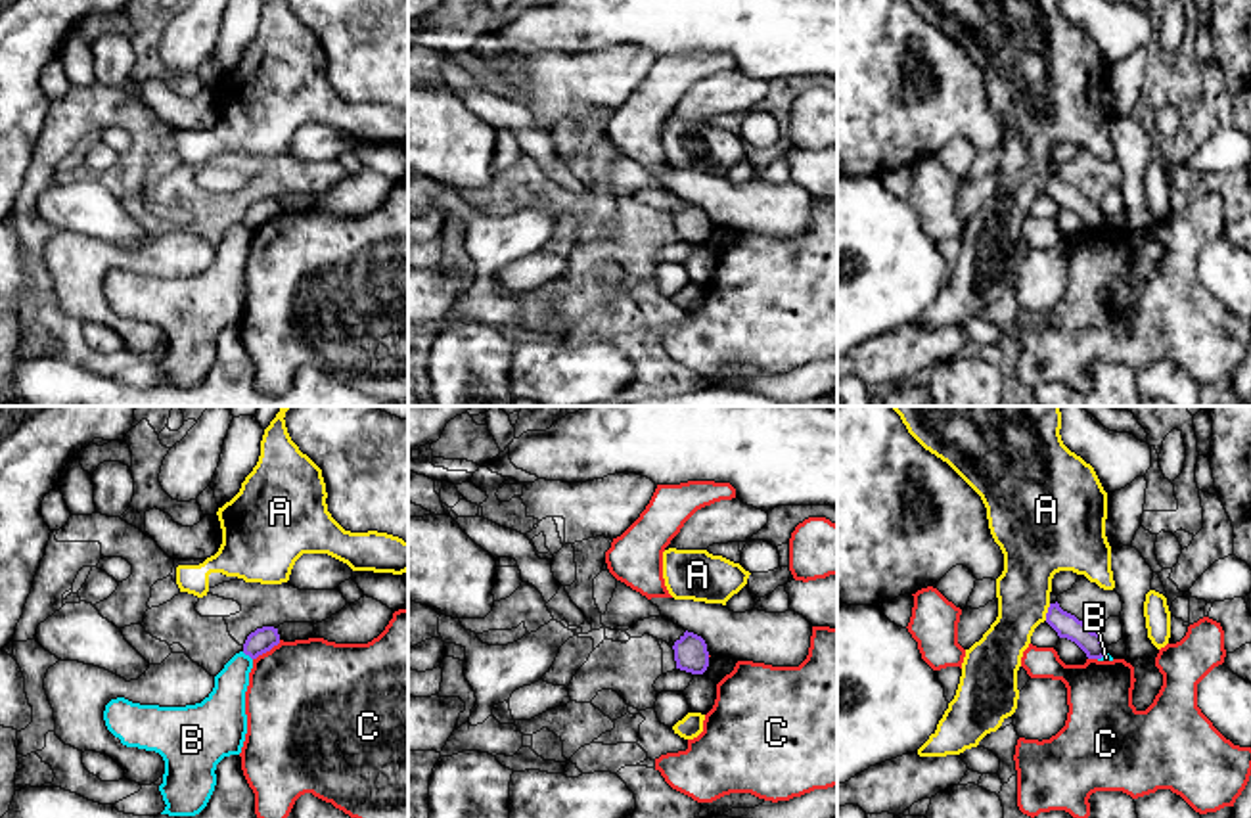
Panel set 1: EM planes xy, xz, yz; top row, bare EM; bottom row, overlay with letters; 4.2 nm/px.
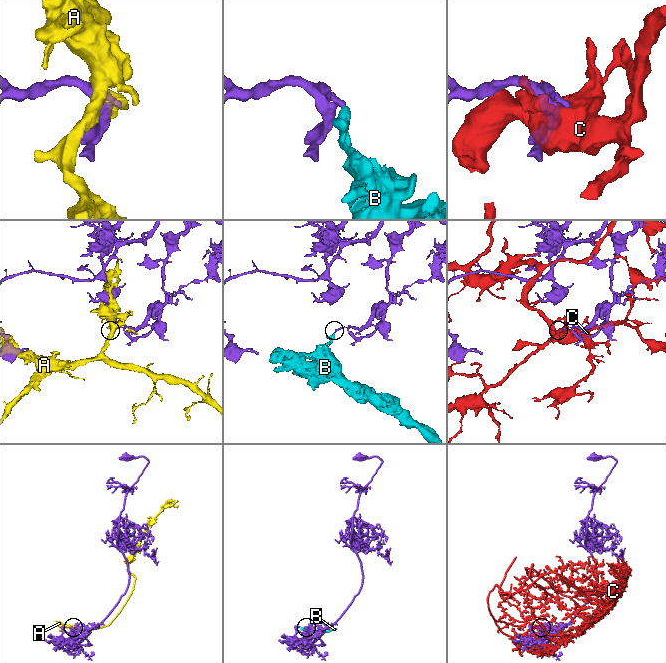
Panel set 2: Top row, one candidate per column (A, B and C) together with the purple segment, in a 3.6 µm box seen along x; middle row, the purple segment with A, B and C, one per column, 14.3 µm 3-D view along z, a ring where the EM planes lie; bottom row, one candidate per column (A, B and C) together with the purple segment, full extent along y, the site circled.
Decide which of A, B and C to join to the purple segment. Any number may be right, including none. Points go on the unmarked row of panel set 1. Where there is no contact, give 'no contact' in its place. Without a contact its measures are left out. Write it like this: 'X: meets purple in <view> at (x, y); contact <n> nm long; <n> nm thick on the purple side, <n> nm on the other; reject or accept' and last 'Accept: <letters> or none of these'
A: meets purple in yz at (1048, 182); contact 80 nm long; 100 nm thick on the purple side, 240 nm on the other; reject
B: meets purple in xy at (248, 225); contact 60 nm long; 100 nm thick on the purple side, 170 nm on the other; reject
C: meets purple in xy at (267, 221); contact 150 nm long; 100 nm thick on the purple side, 480 nm on the other; reject
Accept: none of these

